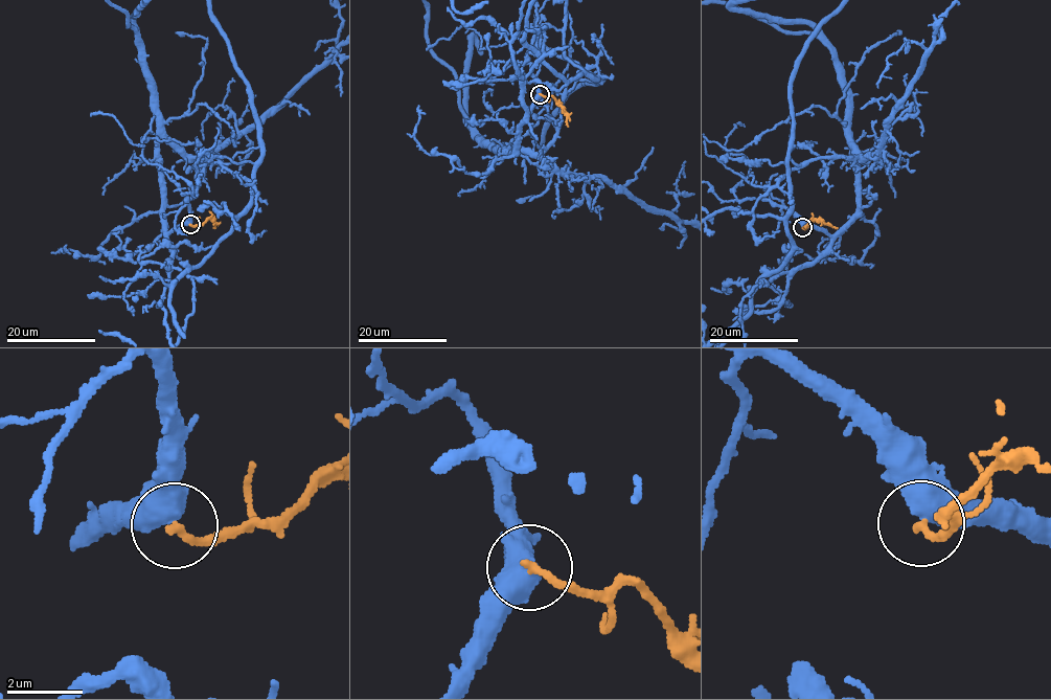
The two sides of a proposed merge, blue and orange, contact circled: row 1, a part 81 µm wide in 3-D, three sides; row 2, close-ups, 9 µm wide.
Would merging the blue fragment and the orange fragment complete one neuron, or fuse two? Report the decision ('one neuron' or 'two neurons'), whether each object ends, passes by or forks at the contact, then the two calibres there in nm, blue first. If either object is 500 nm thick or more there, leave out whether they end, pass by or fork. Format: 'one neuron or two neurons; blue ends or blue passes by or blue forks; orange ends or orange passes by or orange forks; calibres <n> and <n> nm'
one neuron; calibres 700 and 200 nm

